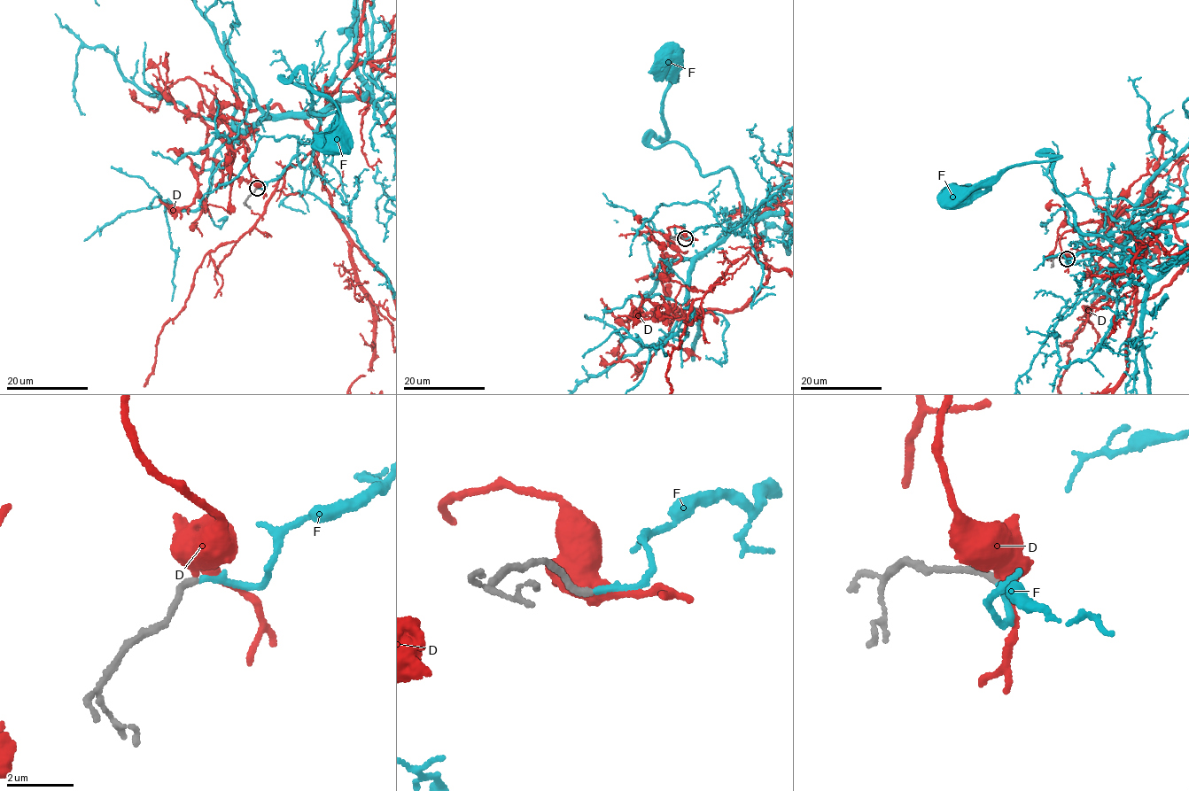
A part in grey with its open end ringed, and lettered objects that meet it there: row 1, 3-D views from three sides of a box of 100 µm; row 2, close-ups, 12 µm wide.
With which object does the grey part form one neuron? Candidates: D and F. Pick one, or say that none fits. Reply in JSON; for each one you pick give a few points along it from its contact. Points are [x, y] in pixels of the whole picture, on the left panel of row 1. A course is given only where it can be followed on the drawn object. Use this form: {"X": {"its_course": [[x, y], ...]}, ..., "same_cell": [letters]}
{"F": {"its_course": [[257, 188], [308, 166], [319, 116], [340, 108], [311, 112], [282, 77], [300, 68], [331, 100], [338, 138]]}, "same_cell": ["F"]}

